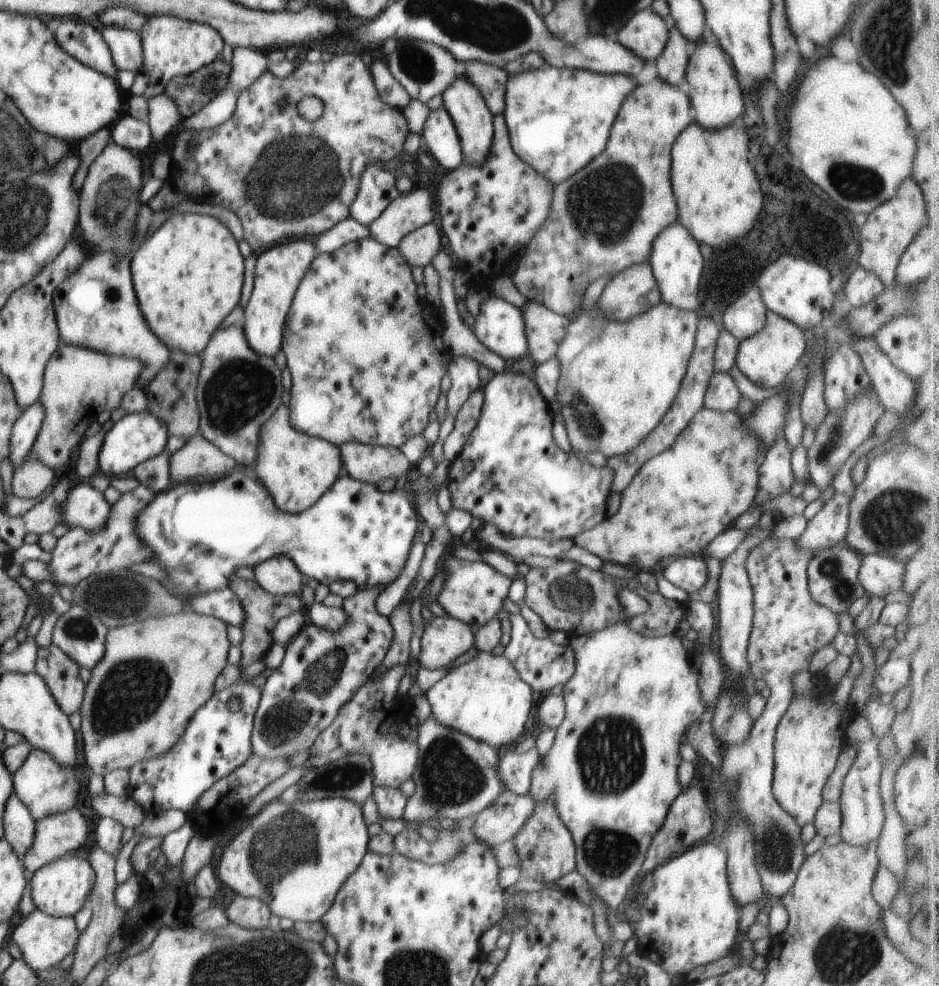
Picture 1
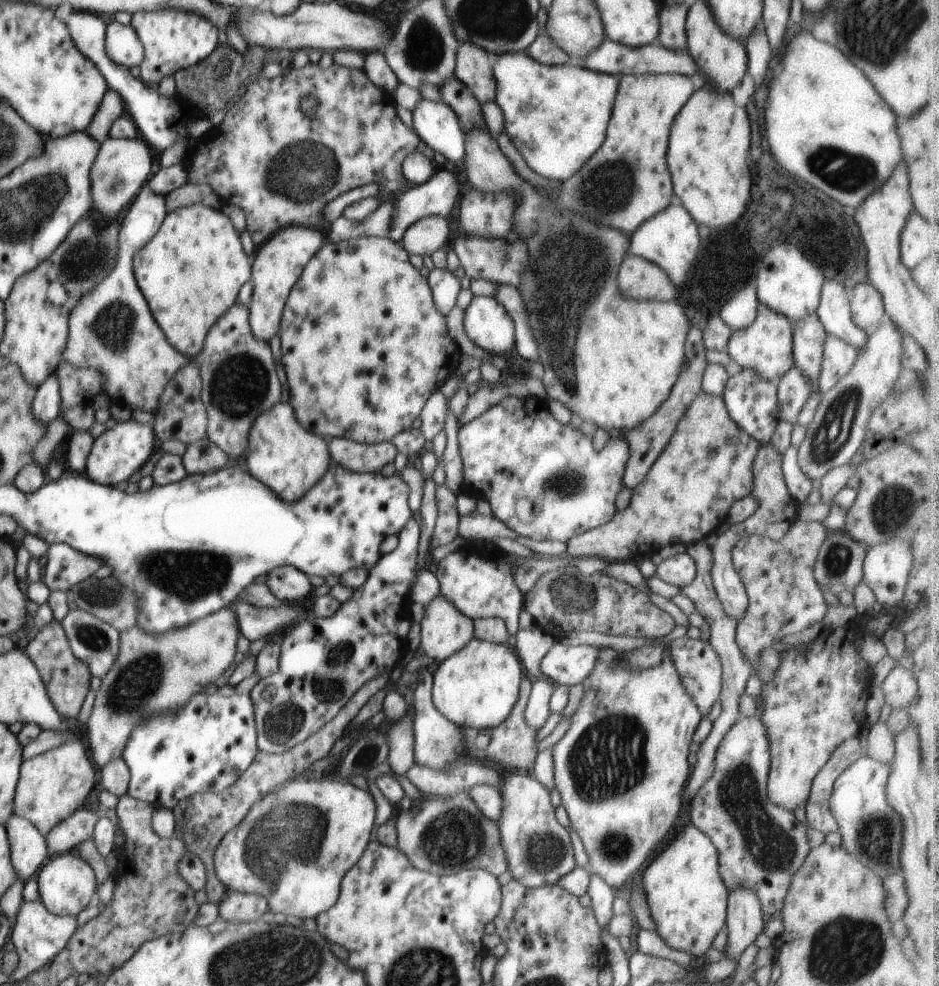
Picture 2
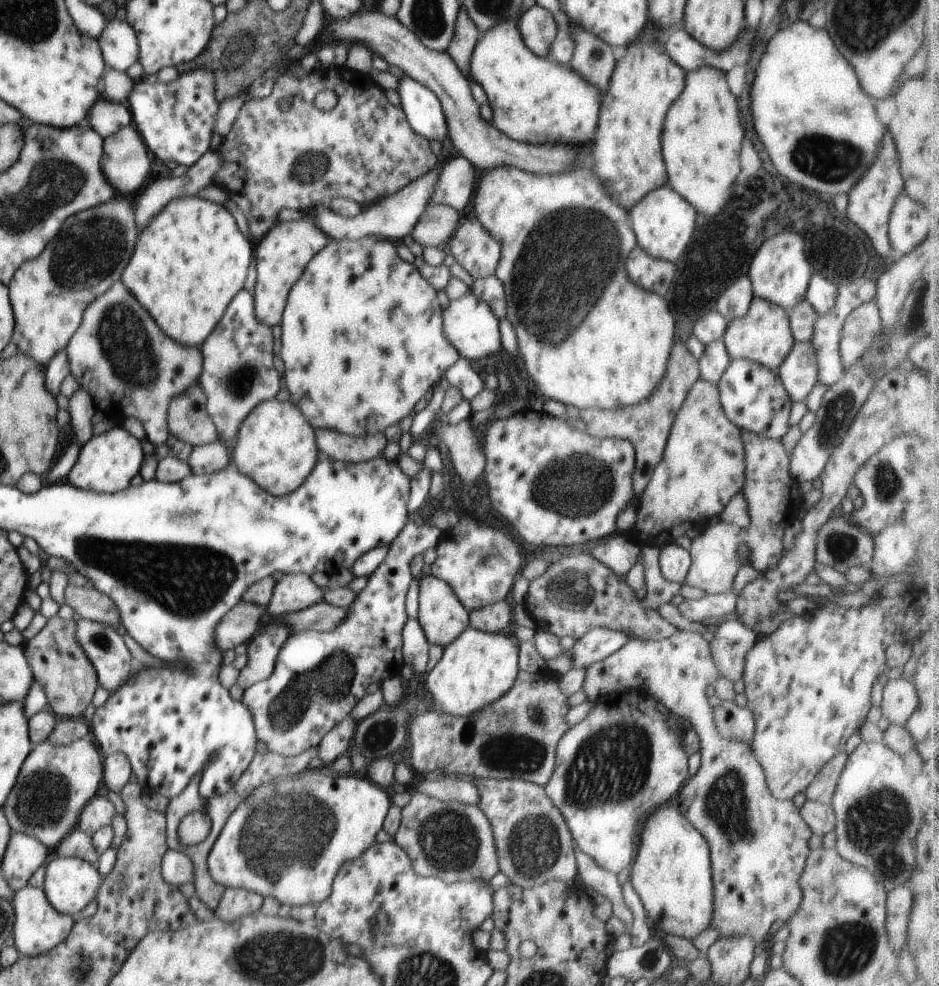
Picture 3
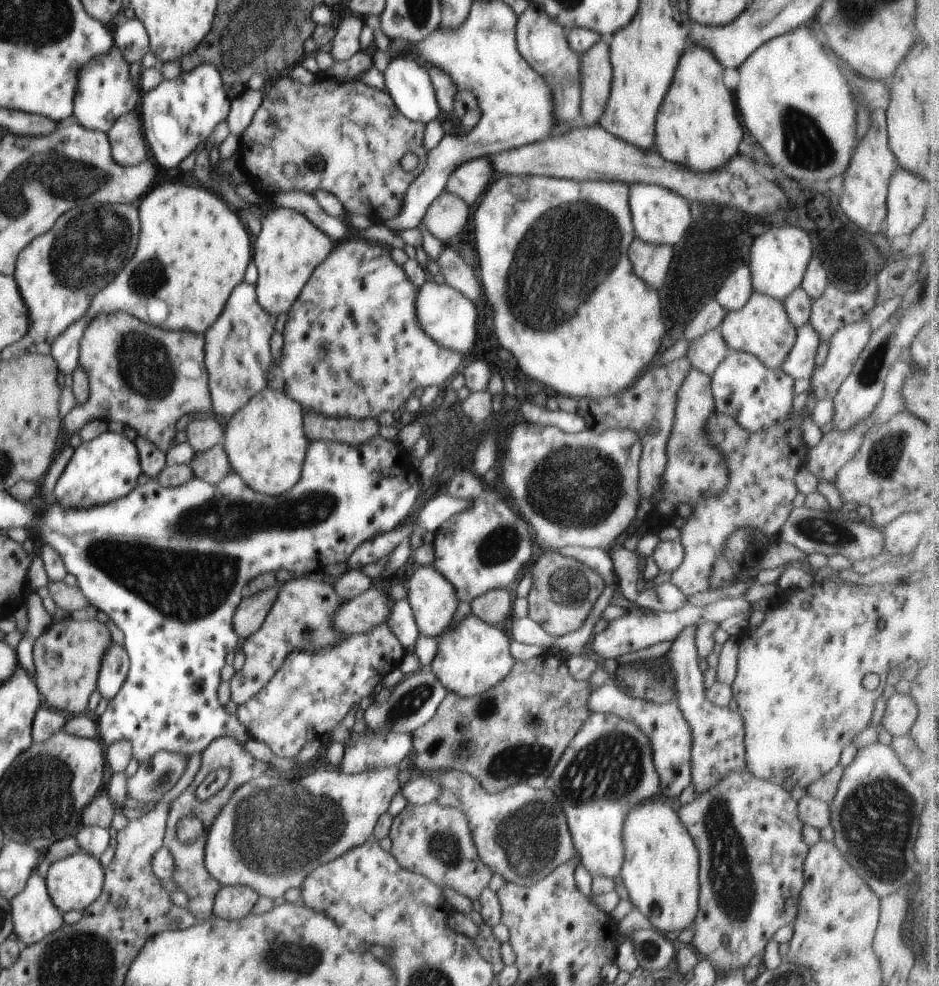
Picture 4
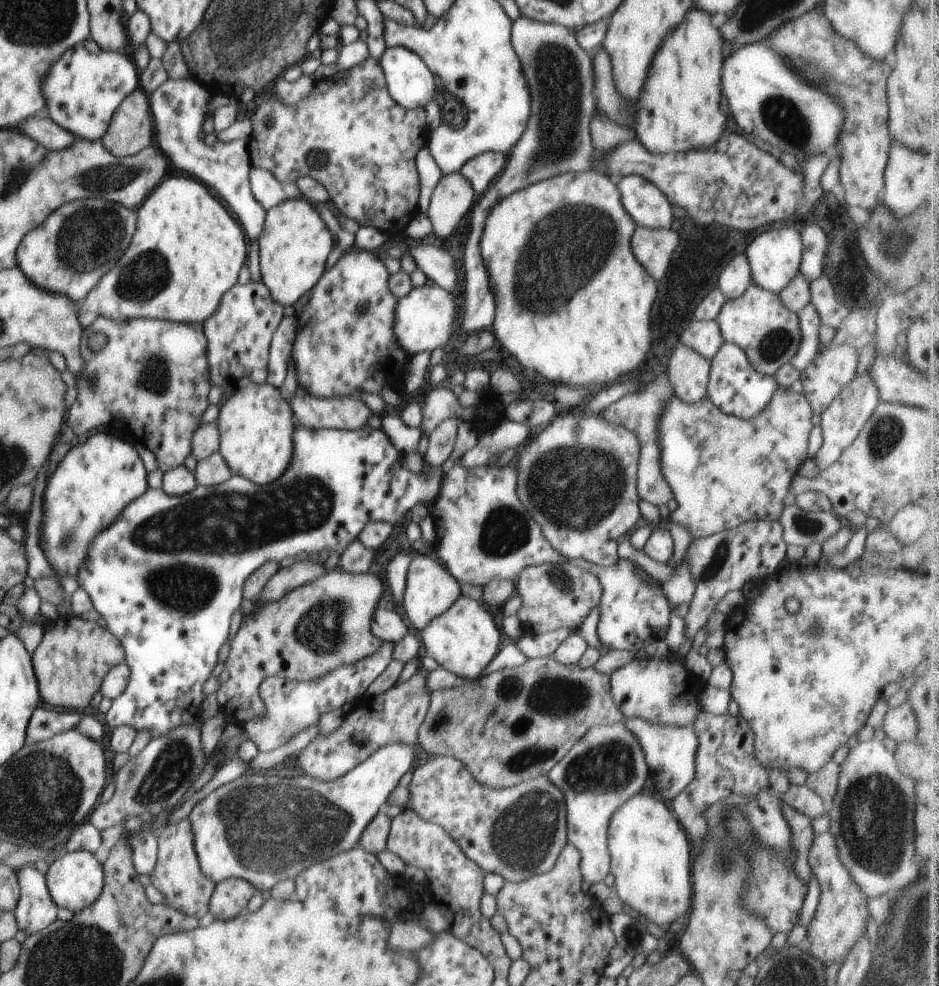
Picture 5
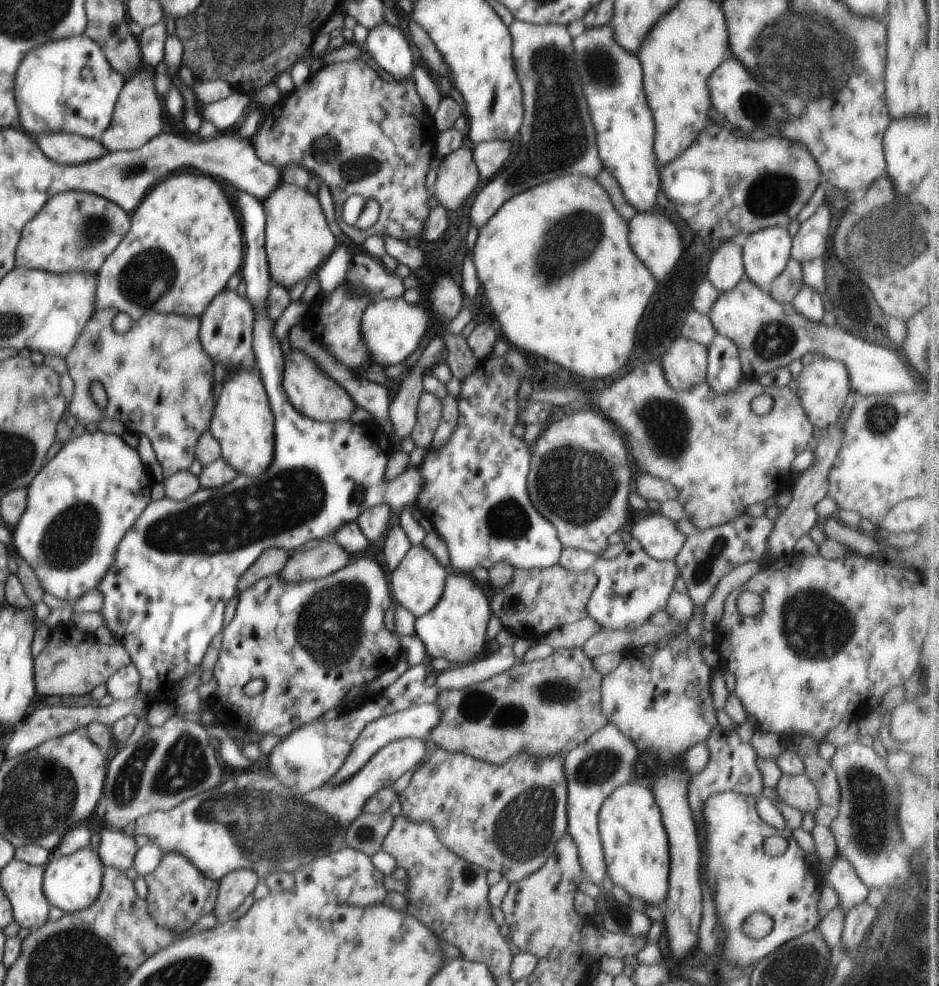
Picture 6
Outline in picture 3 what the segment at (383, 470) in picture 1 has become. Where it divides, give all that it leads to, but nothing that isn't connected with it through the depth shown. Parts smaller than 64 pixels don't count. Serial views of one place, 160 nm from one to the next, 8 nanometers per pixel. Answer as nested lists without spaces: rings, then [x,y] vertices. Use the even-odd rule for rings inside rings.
[[[318,427],[315,428],[315,434],[321,456],[342,460],[346,464],[358,464],[384,456],[388,444],[384,432],[356,438],[353,435],[340,434],[336,430],[324,430],[324,427]]]

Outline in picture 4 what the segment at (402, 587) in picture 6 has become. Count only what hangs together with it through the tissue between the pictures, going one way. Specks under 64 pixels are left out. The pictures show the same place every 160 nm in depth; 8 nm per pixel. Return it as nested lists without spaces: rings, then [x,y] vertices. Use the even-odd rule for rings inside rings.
[[[432,565],[411,567],[406,578],[406,585],[409,590],[407,602],[412,608],[420,635],[438,637],[451,624],[459,604],[454,586],[442,574],[438,574]]]

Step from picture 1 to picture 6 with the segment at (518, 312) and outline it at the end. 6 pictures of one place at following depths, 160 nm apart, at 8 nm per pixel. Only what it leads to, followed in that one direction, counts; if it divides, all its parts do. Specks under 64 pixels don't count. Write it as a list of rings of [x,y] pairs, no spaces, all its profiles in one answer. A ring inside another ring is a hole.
[[[403,296],[372,301],[361,314],[360,319],[361,340],[369,352],[370,362],[385,368],[404,362],[419,346],[432,316],[425,300],[418,302],[417,305],[408,304]]]

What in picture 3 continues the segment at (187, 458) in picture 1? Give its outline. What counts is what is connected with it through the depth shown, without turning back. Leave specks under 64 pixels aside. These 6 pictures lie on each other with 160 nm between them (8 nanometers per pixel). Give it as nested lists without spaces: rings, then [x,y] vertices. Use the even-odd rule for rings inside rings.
[[[221,440],[203,446],[194,446],[187,464],[193,474],[213,474],[229,466],[228,450]]]

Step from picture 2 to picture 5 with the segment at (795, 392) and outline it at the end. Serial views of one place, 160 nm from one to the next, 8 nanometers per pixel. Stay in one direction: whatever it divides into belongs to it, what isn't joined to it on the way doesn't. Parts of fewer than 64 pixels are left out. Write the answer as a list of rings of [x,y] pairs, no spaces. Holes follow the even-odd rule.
[[[812,304],[804,306],[797,314],[800,328],[800,346],[796,356],[792,356],[790,364],[798,371],[804,370],[809,366],[819,352],[819,330],[821,321]]]

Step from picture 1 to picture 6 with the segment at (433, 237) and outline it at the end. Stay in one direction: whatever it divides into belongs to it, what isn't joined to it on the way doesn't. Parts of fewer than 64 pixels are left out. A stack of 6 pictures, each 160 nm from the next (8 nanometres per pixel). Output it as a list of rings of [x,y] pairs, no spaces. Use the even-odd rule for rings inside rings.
[[[461,146],[452,154],[446,155],[439,164],[434,196],[447,211],[455,211],[468,200],[468,196],[478,188],[480,181],[479,170],[473,159],[473,149]]]

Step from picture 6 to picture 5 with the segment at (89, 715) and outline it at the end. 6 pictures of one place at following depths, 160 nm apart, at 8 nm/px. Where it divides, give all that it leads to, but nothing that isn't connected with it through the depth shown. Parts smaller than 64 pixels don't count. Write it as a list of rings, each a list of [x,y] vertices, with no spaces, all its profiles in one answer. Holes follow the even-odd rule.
[[[38,705],[27,721],[26,745],[36,744],[50,739],[56,734],[76,729],[78,722],[84,715],[76,712],[62,712],[53,707]]]

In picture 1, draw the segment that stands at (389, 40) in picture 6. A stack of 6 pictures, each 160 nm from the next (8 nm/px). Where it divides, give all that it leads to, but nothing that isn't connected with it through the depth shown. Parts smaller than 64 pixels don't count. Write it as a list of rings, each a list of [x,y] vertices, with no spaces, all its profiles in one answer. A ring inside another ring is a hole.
[[[443,107],[431,112],[423,129],[423,148],[446,169],[463,162],[460,138],[456,126]]]

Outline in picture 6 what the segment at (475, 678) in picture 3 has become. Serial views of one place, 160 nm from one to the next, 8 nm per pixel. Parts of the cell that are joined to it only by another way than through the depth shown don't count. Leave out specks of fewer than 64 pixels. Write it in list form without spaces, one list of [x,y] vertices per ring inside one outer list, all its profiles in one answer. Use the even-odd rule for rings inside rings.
[[[448,570],[444,590],[440,600],[428,614],[423,614],[415,620],[415,633],[424,643],[428,656],[445,658],[455,666],[470,663],[471,658],[479,658],[484,652],[486,627],[491,613],[489,598],[484,595],[482,588],[472,574]]]

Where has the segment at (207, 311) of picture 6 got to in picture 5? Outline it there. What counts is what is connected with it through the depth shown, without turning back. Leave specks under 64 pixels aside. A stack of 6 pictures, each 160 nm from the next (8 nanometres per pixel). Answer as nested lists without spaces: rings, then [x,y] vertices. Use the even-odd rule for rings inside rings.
[[[260,280],[246,284],[236,283],[221,298],[216,312],[203,322],[203,331],[207,338],[207,360],[211,374],[211,382],[214,385],[226,386],[230,382],[230,374],[224,372],[224,366],[230,362],[226,354],[226,362],[222,364],[224,352],[244,352],[246,356],[260,356],[260,366],[268,368],[269,346],[278,326],[284,318],[284,306],[276,302],[268,287]]]

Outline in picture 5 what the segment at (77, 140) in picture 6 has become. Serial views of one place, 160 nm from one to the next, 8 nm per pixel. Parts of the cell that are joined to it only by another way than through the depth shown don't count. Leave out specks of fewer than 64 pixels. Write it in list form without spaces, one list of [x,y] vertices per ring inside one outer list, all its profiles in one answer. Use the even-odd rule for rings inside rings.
[[[30,117],[16,128],[49,151],[64,150],[78,139],[75,134],[59,127],[48,117],[40,120]]]

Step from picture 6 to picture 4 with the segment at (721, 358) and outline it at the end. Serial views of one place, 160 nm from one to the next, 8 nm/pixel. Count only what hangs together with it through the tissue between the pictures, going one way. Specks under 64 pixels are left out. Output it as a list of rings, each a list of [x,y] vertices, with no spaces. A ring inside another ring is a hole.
[[[732,350],[711,375],[715,411],[732,416],[749,432],[763,432],[792,412],[793,382],[781,369],[766,369],[752,354]]]

